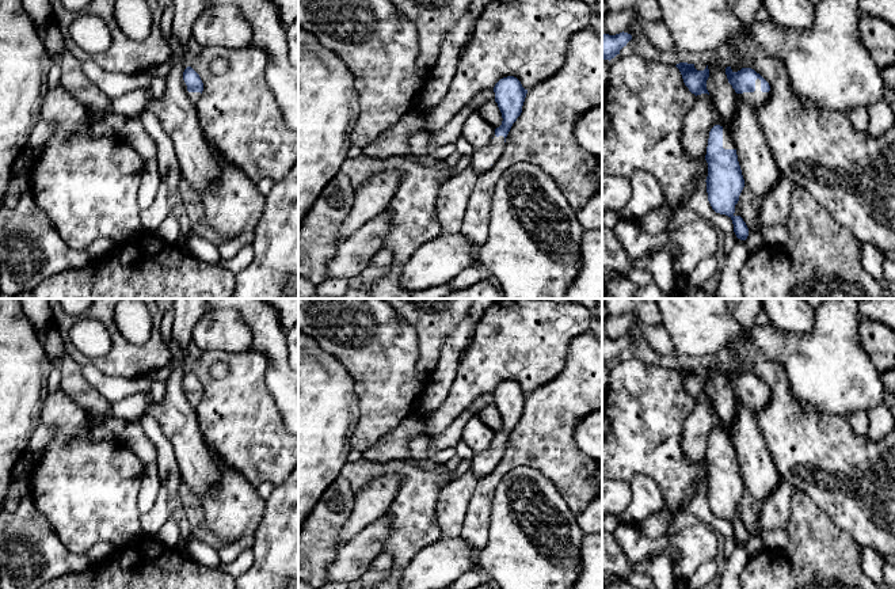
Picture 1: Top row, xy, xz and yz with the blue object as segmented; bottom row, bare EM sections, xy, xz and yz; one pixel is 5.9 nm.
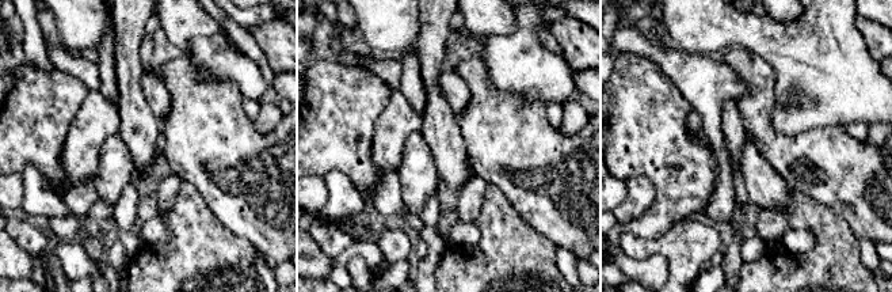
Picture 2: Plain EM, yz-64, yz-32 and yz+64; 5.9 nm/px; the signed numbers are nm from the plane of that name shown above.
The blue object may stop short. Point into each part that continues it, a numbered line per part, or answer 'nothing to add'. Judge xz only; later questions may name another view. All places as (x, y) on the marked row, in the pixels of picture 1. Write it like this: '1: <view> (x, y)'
1: xz (482, 159)

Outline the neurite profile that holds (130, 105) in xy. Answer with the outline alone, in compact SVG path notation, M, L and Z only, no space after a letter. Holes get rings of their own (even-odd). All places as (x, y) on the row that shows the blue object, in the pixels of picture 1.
M151 88L130 91L113 99L107 114L118 114L126 119L140 117L149 99L152 99Z

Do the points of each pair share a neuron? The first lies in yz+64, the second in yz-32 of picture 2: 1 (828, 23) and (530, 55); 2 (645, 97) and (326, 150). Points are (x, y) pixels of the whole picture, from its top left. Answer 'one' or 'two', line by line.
1: one
2: one

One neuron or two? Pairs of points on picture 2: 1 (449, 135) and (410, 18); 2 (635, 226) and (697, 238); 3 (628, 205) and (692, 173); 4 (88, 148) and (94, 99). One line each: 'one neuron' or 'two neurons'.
1: two neurons
2: two neurons
3: two neurons
4: one neuron

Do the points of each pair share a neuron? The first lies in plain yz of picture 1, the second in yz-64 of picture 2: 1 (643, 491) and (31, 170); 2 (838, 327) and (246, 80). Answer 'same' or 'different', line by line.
1: same
2: same

